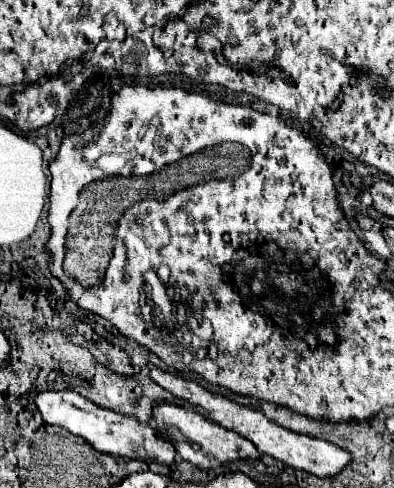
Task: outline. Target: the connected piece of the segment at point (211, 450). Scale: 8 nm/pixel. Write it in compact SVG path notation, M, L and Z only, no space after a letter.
M156 403L154 419L158 425L156 429L160 433L166 433L166 437L172 437L172 443L176 445L176 451L180 453L180 457L200 469L214 469L214 467L220 467L224 463L232 463L238 459L260 459L262 457L252 441L240 437L234 431L220 427L214 421L208 421L206 417L202 417L196 411L190 411L190 409L178 407L178 405L170 405L170 403Z

